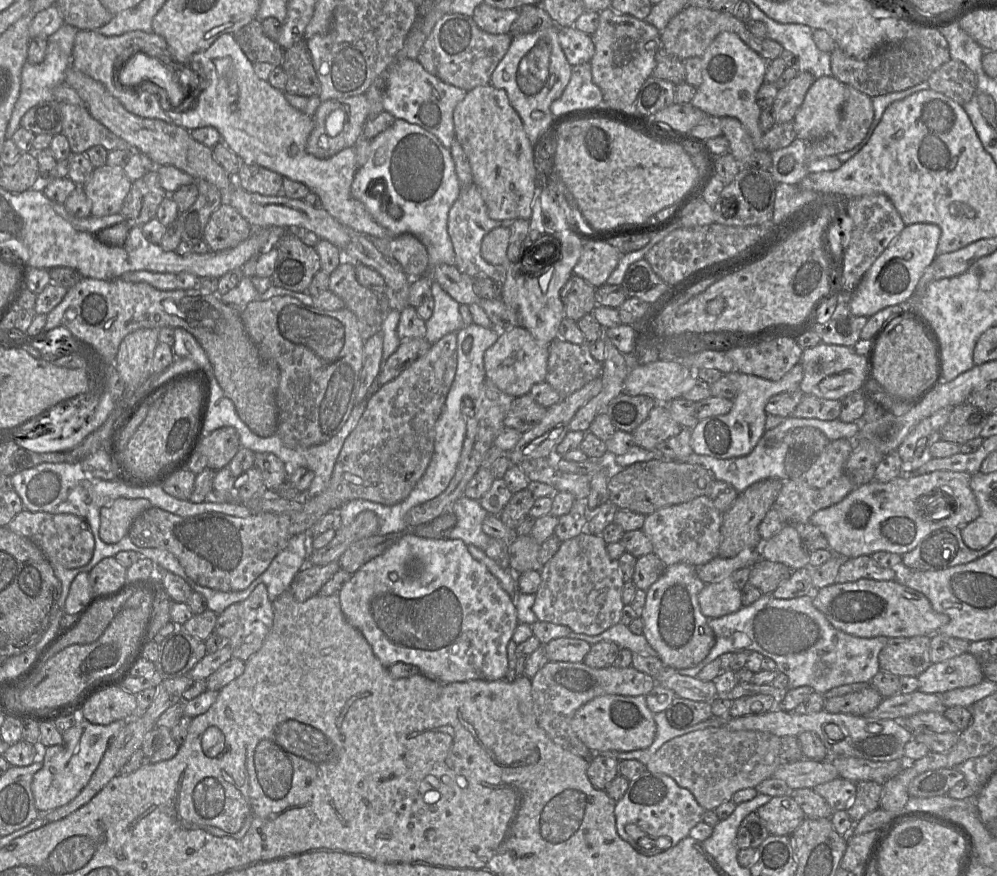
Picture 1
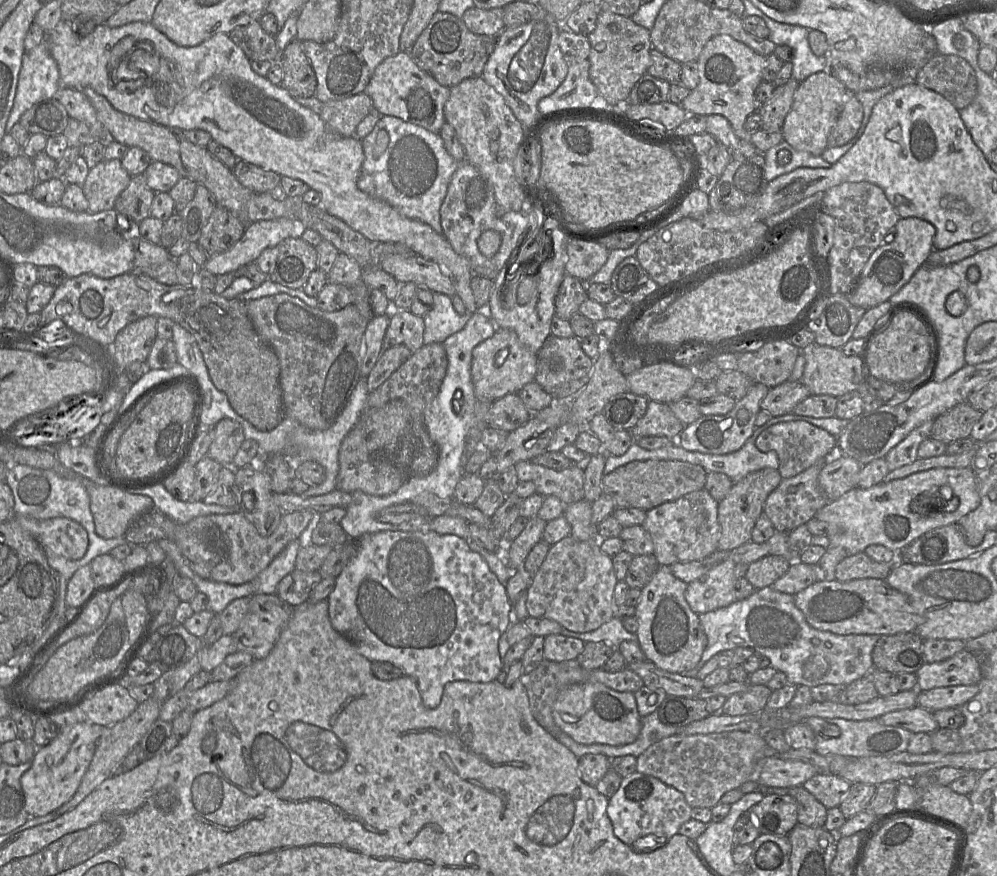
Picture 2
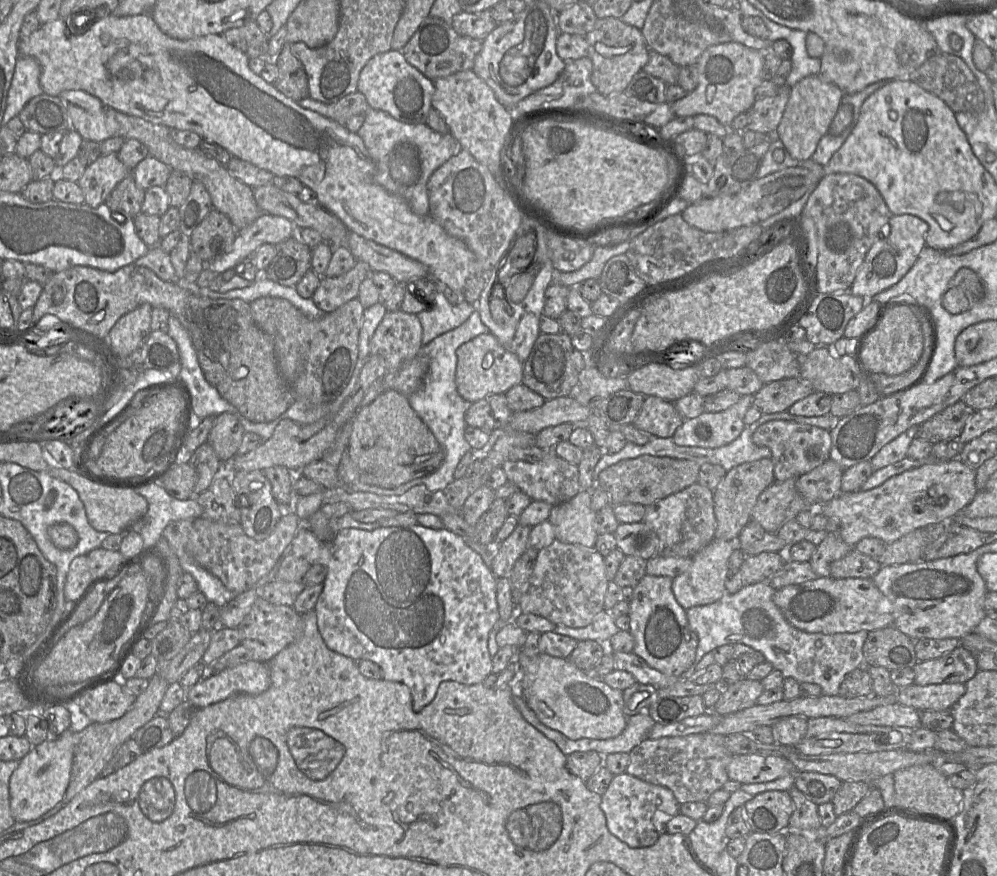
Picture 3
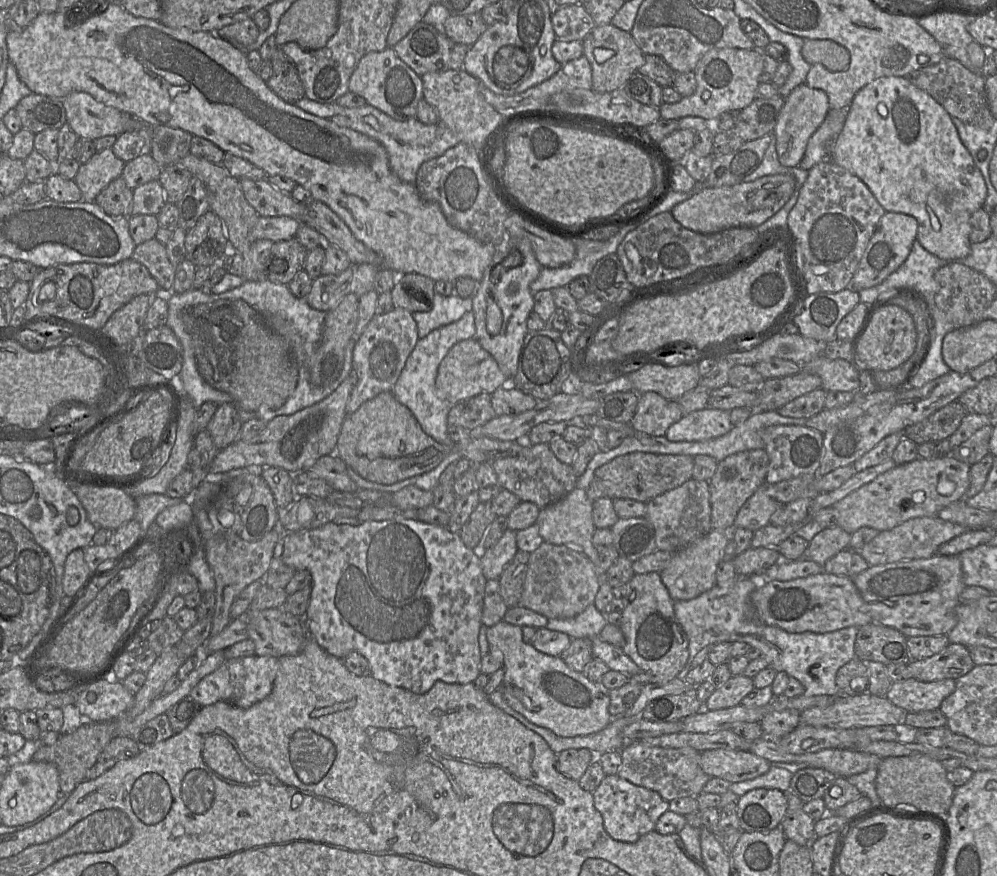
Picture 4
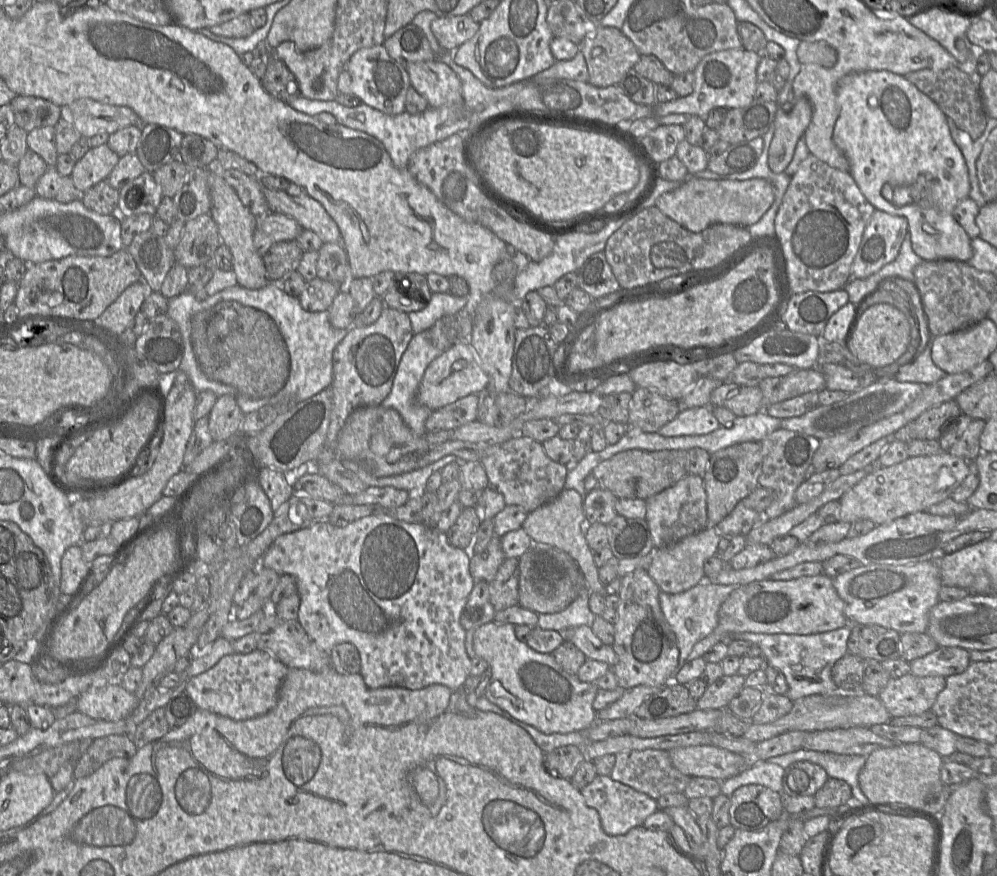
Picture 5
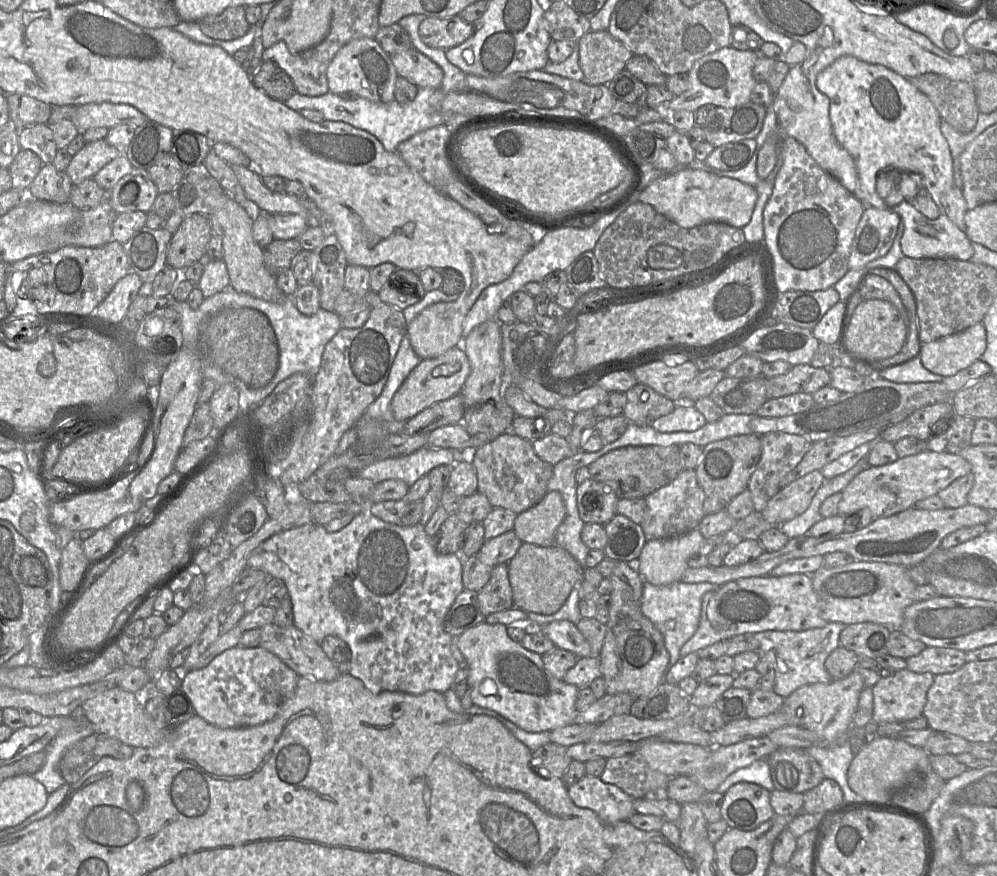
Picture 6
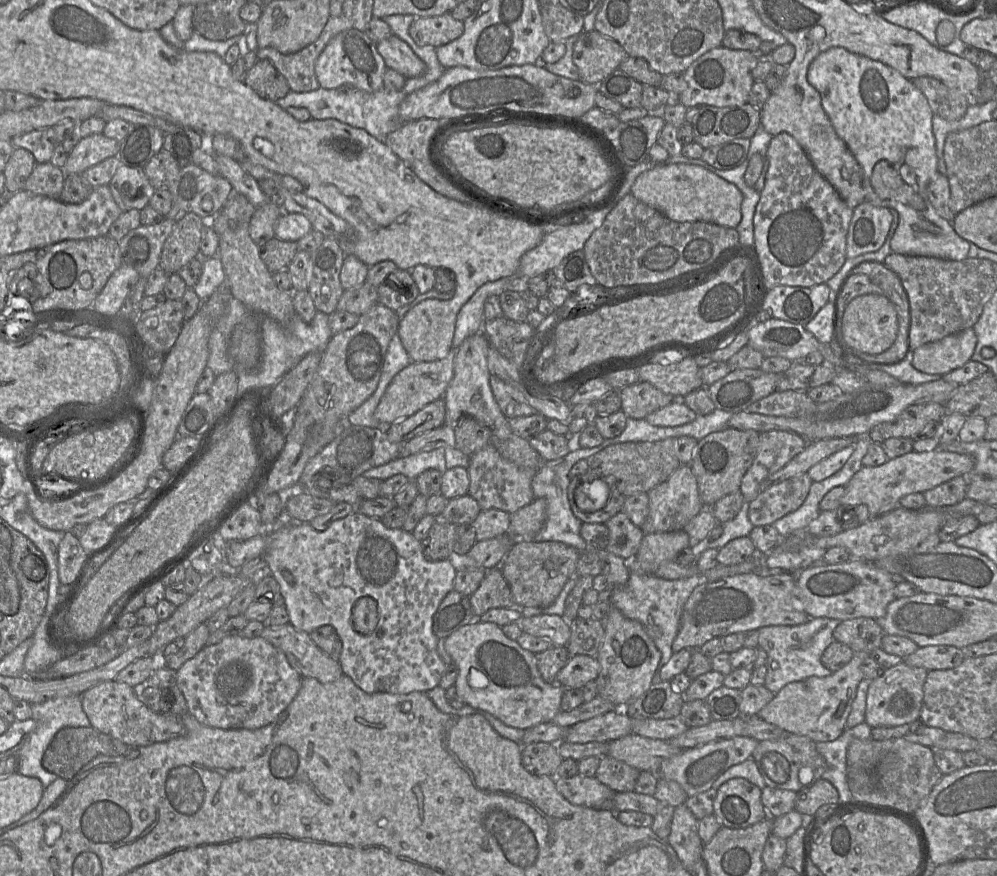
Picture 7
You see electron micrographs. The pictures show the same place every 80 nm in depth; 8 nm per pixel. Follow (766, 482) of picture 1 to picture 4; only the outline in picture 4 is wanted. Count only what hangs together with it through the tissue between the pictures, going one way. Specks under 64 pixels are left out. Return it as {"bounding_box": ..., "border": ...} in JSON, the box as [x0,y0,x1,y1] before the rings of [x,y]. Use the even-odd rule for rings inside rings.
{"bounding_box":[708,449,769,531],"border":[[[752,449],[731,454],[718,461],[714,475],[708,481],[712,529],[731,531],[735,518],[745,502],[765,483],[769,457],[765,449]]]}

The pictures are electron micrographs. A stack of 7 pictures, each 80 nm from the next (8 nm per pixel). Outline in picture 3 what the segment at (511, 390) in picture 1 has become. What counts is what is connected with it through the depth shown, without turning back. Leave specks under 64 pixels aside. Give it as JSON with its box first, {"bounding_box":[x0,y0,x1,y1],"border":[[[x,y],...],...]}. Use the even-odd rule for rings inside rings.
{"bounding_box":[456,333,523,403],"border":[[[491,333],[479,335],[462,344],[457,348],[456,355],[457,391],[468,403],[476,402],[489,395],[504,394],[522,383],[523,362],[517,355],[506,350]]]}

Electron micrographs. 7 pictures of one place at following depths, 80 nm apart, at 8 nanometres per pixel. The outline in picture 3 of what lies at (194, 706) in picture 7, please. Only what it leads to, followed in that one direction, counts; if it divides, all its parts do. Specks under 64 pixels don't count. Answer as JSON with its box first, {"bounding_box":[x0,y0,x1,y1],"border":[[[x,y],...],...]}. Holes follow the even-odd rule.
{"bounding_box":[186,660,270,708],"border":[[[250,660],[200,679],[194,686],[186,689],[186,699],[197,708],[204,708],[238,693],[259,695],[270,684],[267,663]]]}

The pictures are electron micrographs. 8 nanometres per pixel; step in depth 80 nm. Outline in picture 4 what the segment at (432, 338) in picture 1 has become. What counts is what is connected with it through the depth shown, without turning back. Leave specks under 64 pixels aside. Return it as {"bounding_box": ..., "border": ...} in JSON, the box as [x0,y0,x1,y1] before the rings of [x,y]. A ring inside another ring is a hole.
{"bounding_box":[411,293,472,338],"border":[[[435,293],[433,307],[431,310],[427,312],[411,312],[417,324],[419,338],[425,337],[431,331],[437,328],[459,320],[465,313],[471,312],[472,307],[472,298],[461,298],[456,294],[452,294],[450,296],[443,296],[441,294]]]}

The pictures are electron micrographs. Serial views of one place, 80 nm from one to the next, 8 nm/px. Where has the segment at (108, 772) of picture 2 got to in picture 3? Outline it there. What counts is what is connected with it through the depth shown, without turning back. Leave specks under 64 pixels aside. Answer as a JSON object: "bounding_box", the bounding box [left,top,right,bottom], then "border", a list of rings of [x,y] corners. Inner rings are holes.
{"bounding_box":[62,674,168,806],"border":[[[155,674],[149,679],[147,689],[136,697],[132,707],[117,720],[108,723],[91,723],[83,730],[74,732],[74,758],[70,782],[62,799],[66,806],[79,792],[100,777],[104,767],[113,757],[115,751],[147,722],[159,714],[160,705],[168,688],[168,682]]]}

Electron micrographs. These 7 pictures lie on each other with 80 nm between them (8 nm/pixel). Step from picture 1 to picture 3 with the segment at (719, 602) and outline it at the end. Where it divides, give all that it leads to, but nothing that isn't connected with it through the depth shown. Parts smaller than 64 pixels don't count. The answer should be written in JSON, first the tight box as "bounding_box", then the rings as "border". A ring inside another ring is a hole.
{"bounding_box":[672,538,736,609],"border":[[[714,538],[707,546],[691,557],[689,567],[680,575],[672,578],[672,590],[678,603],[685,609],[714,603],[727,594],[725,580],[728,560],[735,548],[736,541]]]}

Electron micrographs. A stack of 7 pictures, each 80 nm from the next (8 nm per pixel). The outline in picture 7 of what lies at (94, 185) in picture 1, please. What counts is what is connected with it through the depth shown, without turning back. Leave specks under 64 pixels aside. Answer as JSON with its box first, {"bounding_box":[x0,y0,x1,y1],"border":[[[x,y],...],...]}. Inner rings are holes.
{"bounding_box":[63,133,119,175],"border":[[[103,133],[83,137],[68,154],[63,168],[66,174],[81,175],[86,169],[113,157],[119,150],[119,142]]]}

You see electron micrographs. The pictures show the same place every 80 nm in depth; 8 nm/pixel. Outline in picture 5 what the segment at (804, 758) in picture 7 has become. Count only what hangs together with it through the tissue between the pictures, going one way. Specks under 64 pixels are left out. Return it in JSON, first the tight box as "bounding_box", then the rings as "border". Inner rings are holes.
{"bounding_box":[783,761,829,796],"border":[[[799,761],[784,768],[783,791],[790,796],[814,796],[829,776],[824,768],[810,761]]]}

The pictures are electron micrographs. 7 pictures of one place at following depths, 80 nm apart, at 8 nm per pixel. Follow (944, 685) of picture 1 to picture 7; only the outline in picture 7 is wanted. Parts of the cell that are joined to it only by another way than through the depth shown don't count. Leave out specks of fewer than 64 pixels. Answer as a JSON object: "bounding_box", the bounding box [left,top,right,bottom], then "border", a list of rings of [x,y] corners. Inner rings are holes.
{"bounding_box":[903,645,965,670],"border":[[[930,645],[918,649],[903,659],[912,667],[926,670],[946,670],[959,666],[965,659],[962,649],[954,646]]]}

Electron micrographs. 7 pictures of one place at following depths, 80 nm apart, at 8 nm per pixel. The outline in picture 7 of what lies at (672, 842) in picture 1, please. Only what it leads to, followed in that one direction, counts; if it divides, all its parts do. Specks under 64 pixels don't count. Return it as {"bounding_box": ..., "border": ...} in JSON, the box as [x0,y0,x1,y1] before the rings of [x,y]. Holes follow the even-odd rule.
{"bounding_box":[554,777,615,809],"border":[[[554,777],[558,792],[570,803],[593,809],[610,809],[615,792],[595,777]]]}

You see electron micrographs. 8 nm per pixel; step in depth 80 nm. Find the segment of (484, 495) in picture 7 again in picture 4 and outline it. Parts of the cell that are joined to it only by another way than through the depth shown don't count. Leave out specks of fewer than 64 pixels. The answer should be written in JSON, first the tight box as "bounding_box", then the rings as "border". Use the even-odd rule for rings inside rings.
{"bounding_box":[490,444,577,509],"border":[[[548,444],[529,445],[518,457],[500,458],[490,462],[497,475],[497,485],[543,509],[558,502],[576,488],[577,476],[571,465],[559,461]]]}

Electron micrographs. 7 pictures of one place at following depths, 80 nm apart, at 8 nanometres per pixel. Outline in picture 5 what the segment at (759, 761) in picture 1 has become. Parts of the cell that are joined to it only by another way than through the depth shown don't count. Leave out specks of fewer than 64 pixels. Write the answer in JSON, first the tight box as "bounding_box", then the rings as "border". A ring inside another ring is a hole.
{"bounding_box":[610,749,691,800],"border":[[[658,749],[632,750],[616,754],[610,777],[655,800],[669,793],[684,793],[691,780],[690,776],[684,775],[673,766],[667,750]]]}

